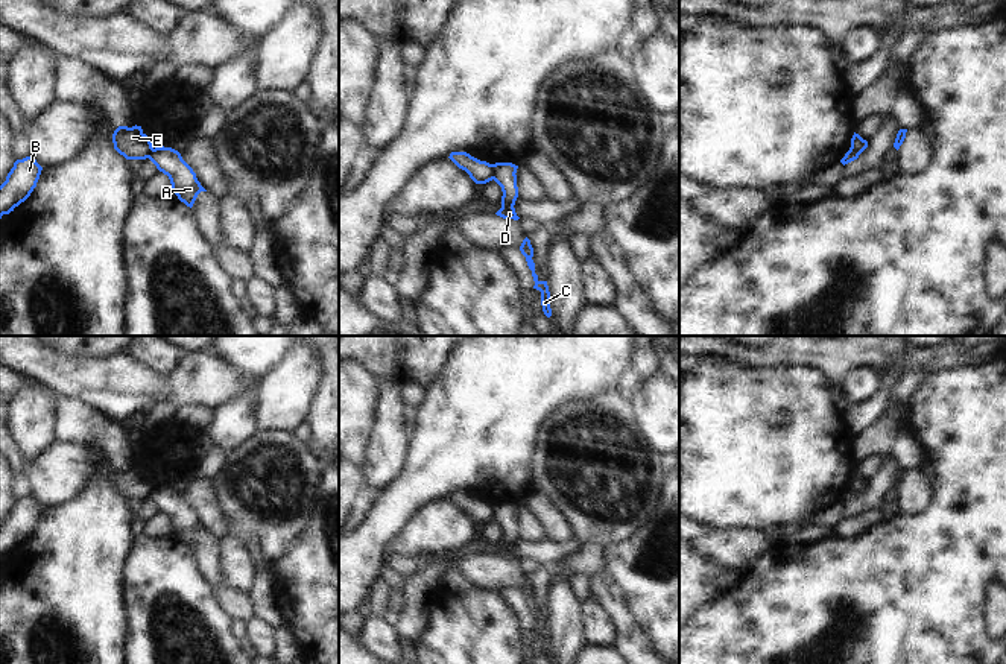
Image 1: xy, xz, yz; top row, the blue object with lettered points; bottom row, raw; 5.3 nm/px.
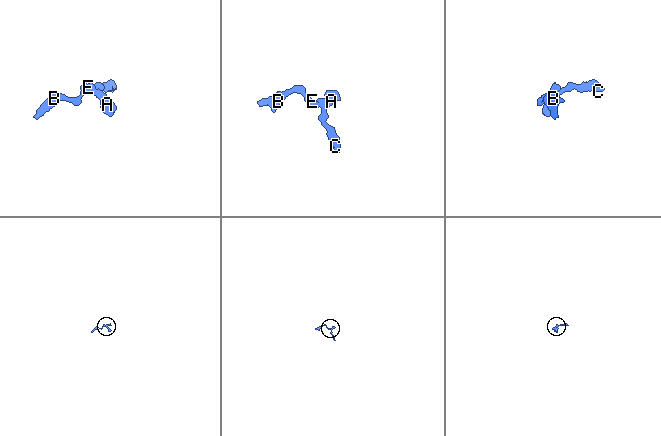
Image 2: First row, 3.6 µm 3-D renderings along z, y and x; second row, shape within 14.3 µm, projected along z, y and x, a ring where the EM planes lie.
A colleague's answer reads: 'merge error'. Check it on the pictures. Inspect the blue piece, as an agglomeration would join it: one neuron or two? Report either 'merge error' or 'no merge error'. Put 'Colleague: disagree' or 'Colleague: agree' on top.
Colleague: agree
merge error

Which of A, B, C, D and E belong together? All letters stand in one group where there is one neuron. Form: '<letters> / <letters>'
A C D / B E

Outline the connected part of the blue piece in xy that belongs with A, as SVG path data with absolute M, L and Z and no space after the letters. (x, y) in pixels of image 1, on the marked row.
M161 146L155 147L147 158L160 172L169 176L173 193L187 207L191 208L198 194L207 191L178 150Z

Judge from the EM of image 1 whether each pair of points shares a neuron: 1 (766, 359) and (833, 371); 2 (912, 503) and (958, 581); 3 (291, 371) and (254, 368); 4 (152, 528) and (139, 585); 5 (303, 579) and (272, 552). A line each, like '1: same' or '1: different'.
1: same
2: different
3: different
4: different
5: different

